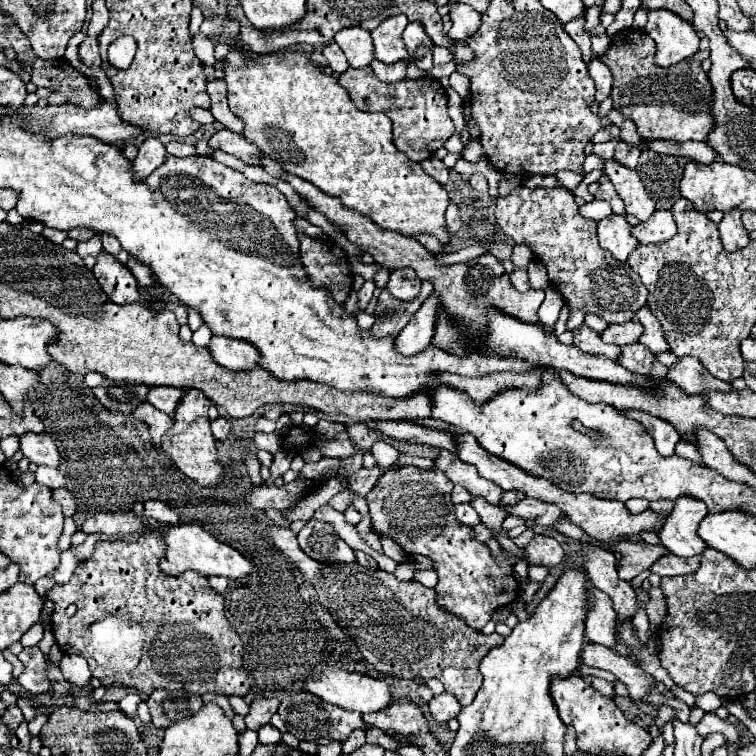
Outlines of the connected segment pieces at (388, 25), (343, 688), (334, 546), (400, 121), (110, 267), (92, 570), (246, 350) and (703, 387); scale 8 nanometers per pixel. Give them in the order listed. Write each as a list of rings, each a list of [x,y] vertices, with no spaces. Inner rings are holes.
[[[397,14],[387,18],[379,28],[371,32],[377,60],[385,64],[395,64],[399,60],[407,62],[407,48],[403,42],[403,30],[407,22],[409,20],[405,14]]]
[[[331,670],[331,672],[311,676],[311,678],[307,678],[303,688],[307,692],[323,698],[329,704],[341,706],[345,710],[357,710],[361,714],[363,712],[379,712],[391,704],[391,686],[387,682],[357,674],[357,672],[347,672],[347,670]]]
[[[311,518],[297,534],[301,550],[319,562],[353,562],[353,550],[335,534],[333,526]]]
[[[349,68],[339,76],[339,84],[349,92],[355,106],[363,112],[383,112],[393,122],[393,142],[395,146],[405,152],[413,162],[423,162],[431,158],[455,132],[453,120],[447,114],[447,94],[443,86],[431,78],[419,80],[401,80],[395,84],[381,82],[375,72],[367,68]]]
[[[99,252],[97,264],[93,266],[93,274],[101,284],[103,292],[111,298],[111,302],[131,304],[139,300],[141,292],[135,278],[131,276],[131,270],[125,264],[121,264],[115,256]]]
[[[147,530],[133,542],[125,542],[123,538],[97,542],[91,558],[79,562],[71,580],[67,584],[55,584],[47,592],[47,598],[55,602],[51,628],[61,652],[81,654],[89,662],[91,674],[103,686],[123,684],[133,686],[143,694],[165,688],[171,692],[185,690],[197,694],[215,692],[245,696],[249,692],[249,680],[243,672],[243,644],[225,616],[223,596],[217,594],[201,574],[183,572],[179,576],[169,576],[161,572],[159,560],[163,558],[163,552],[165,540],[159,530]],[[69,604],[77,606],[73,616],[65,614]]]
[[[213,336],[209,350],[215,362],[227,370],[237,372],[237,370],[253,370],[259,366],[259,350],[247,340]]]
[[[693,356],[681,358],[679,364],[669,368],[667,376],[675,384],[679,384],[687,394],[703,394],[707,390],[733,392],[733,386],[729,382],[713,378],[709,370],[705,370],[705,366],[699,362],[699,358],[693,358]]]

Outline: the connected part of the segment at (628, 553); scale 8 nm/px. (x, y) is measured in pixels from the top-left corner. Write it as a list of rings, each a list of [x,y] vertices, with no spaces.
[[[631,540],[619,542],[615,546],[615,550],[619,550],[619,554],[621,554],[621,560],[617,564],[619,578],[623,578],[627,582],[633,580],[643,570],[649,570],[659,556],[669,554],[667,548],[653,546],[653,544],[647,544],[643,540],[637,540],[637,542],[631,542]]]

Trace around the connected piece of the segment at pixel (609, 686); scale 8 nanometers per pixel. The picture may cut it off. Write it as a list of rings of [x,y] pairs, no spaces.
[[[595,677],[595,680],[591,681],[591,685],[606,697],[612,698],[614,696],[614,685],[611,682]]]

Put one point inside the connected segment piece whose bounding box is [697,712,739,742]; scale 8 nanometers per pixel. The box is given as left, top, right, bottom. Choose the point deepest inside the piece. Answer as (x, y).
(709, 723)

